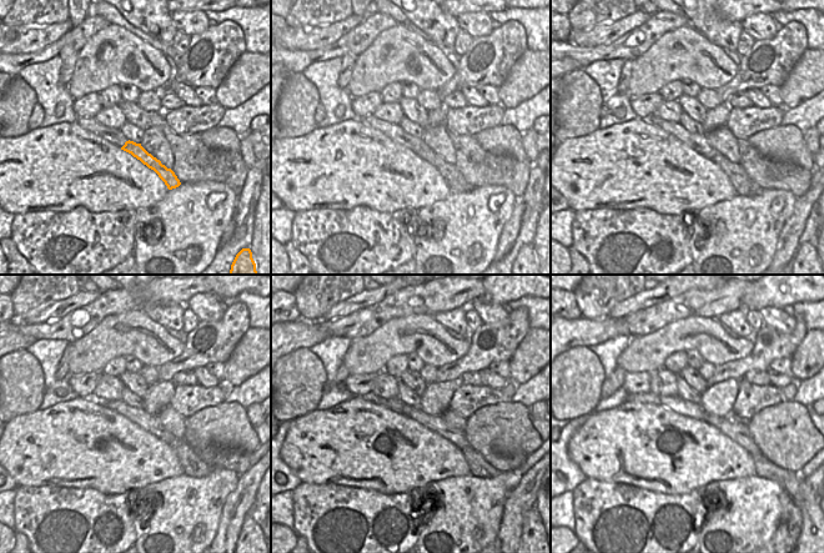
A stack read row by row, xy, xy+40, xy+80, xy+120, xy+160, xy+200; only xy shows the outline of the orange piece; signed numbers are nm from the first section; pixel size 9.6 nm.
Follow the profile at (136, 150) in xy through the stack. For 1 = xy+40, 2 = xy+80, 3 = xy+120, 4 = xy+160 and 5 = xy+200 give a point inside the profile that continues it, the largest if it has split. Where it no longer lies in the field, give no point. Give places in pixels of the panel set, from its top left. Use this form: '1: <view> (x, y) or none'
1: xy+40 (453, 177)
2: xy+80 (743, 185)
3: xy+120 (192, 466)
4: xy+160 (478, 467)
5: xy+200 (804, 497)

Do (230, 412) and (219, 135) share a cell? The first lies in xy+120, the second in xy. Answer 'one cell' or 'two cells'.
one cell

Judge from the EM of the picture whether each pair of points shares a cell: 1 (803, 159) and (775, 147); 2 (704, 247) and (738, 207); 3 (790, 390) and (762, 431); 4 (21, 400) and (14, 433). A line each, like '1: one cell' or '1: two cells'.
1: one cell
2: one cell
3: two cells
4: two cells

